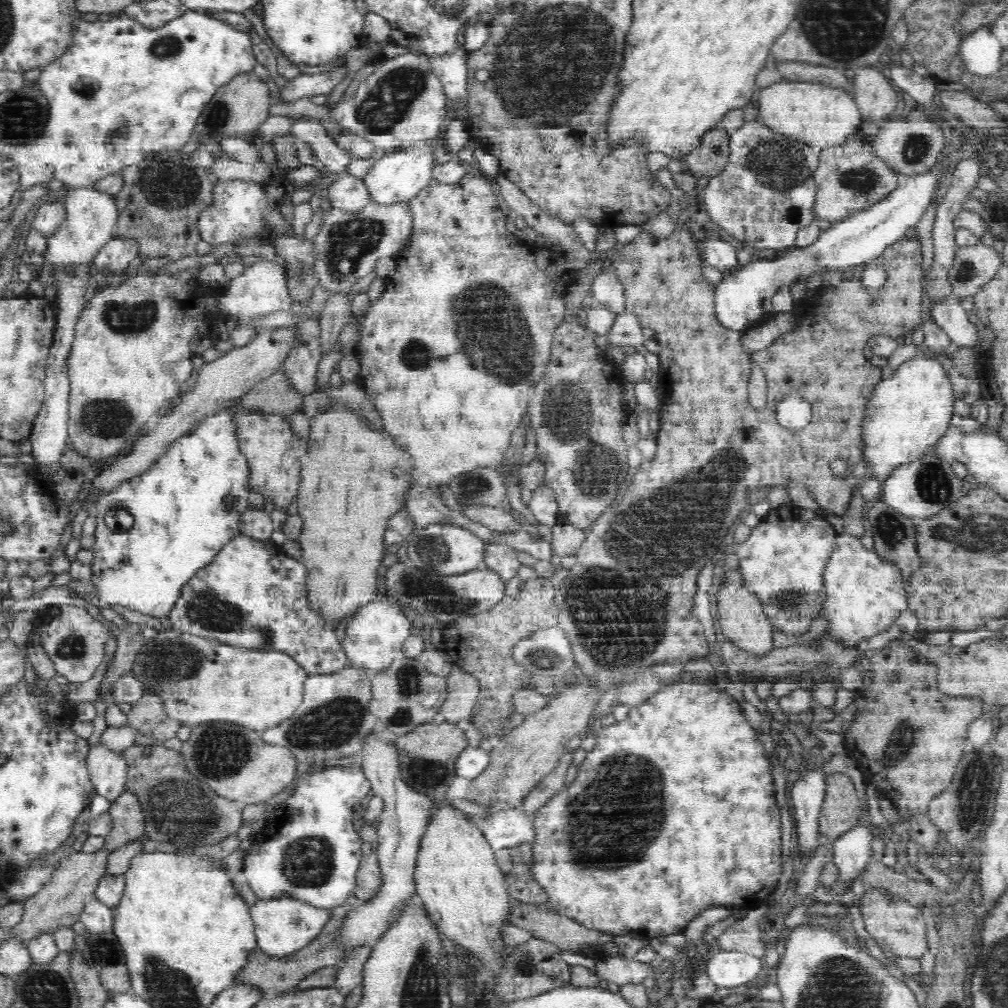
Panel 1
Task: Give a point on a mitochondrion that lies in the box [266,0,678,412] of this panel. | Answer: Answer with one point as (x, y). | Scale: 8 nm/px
(518, 74)

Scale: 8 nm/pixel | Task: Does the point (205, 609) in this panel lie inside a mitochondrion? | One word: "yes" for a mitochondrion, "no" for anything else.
yes

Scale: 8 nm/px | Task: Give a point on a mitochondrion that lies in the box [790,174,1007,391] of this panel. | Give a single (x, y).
(965, 272)

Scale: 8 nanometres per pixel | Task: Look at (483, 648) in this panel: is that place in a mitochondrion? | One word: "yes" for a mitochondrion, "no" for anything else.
no

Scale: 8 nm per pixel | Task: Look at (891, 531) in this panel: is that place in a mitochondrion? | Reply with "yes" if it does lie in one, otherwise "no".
yes

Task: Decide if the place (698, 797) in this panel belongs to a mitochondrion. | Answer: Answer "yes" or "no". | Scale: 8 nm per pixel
no

